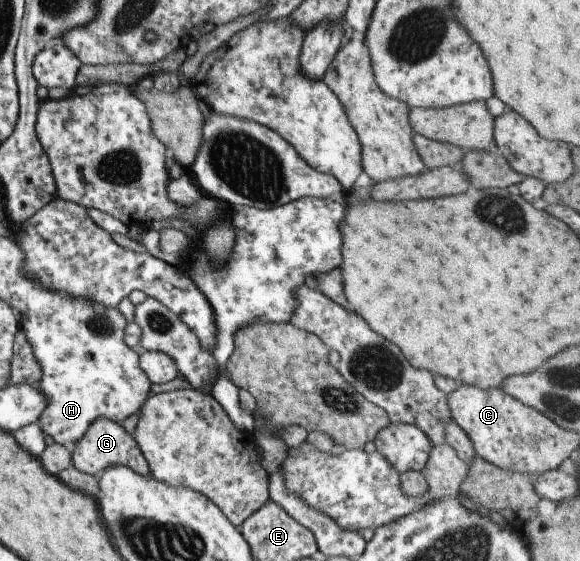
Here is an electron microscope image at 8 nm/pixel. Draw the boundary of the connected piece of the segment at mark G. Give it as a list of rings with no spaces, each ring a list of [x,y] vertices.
[[[96,418],[94,422],[90,422],[86,432],[74,442],[70,456],[74,468],[84,474],[90,474],[90,476],[98,477],[106,466],[112,466],[112,464],[126,466],[126,468],[134,470],[136,474],[149,474],[147,462],[144,460],[138,444],[134,442],[133,436],[128,434],[118,422],[112,422],[110,418]]]

